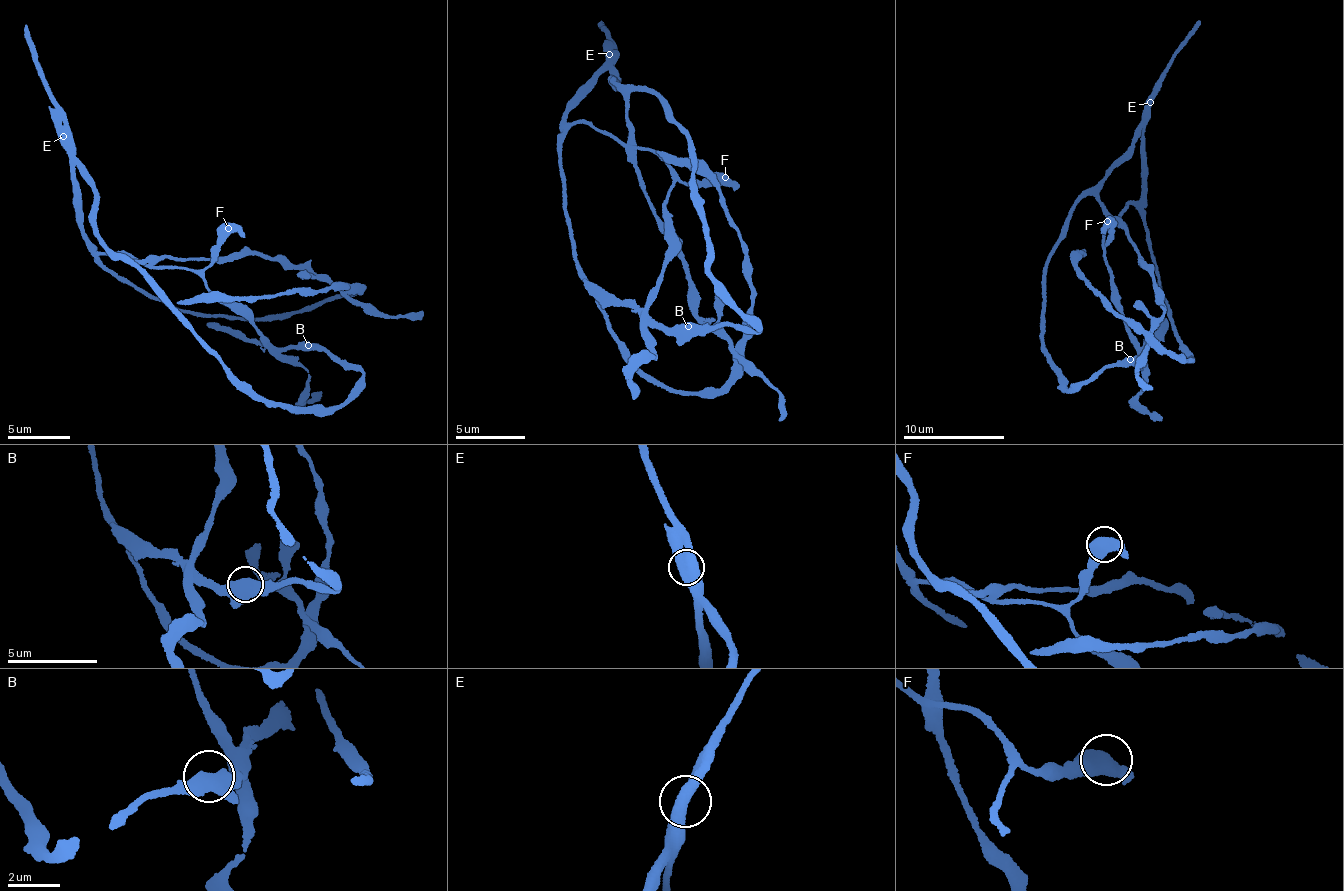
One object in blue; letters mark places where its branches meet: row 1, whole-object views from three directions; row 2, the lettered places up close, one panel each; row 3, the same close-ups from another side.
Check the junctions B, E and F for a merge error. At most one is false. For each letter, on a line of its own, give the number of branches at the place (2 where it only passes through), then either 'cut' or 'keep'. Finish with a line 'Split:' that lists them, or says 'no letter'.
B: branches 2; keep
E: branches 2; cut
F: branches 2; keep
Split: E

